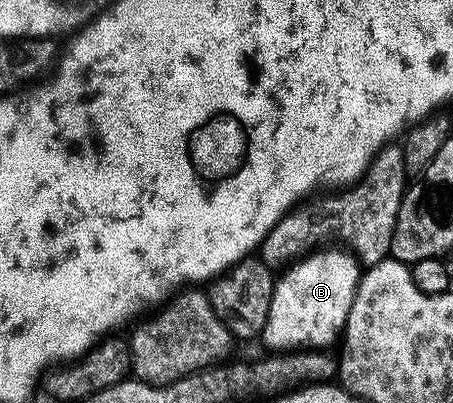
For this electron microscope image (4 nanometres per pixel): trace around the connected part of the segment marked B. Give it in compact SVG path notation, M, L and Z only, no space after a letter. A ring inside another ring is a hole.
M310 251L304 258L286 267L274 283L271 310L263 333L263 340L273 347L270 349L325 348L336 336L338 339L342 335L363 268L352 251L317 251Z

